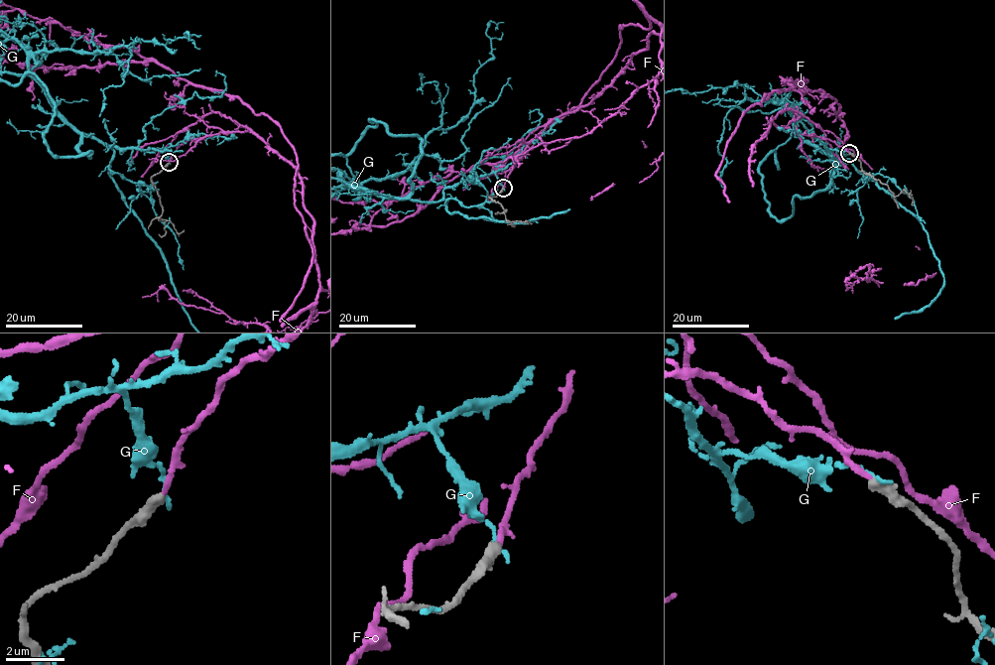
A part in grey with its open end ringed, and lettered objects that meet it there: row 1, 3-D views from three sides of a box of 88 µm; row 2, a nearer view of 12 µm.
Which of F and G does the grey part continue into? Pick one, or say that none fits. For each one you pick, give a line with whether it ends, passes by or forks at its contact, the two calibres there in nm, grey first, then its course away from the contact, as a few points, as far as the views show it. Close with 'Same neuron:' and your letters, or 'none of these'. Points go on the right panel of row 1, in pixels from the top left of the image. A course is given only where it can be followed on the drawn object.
F: it ends | 380/180 nm
Same neuron: F

